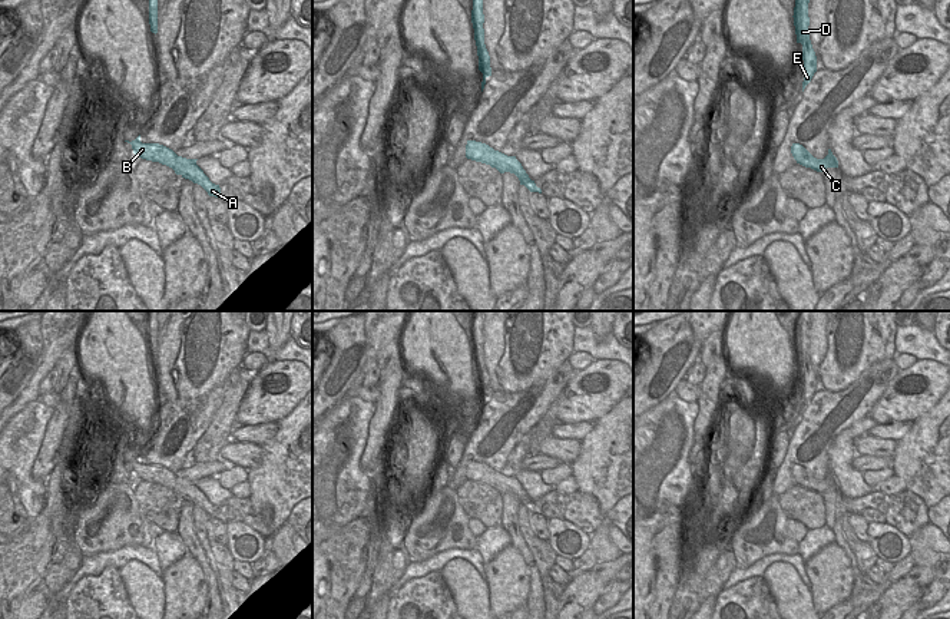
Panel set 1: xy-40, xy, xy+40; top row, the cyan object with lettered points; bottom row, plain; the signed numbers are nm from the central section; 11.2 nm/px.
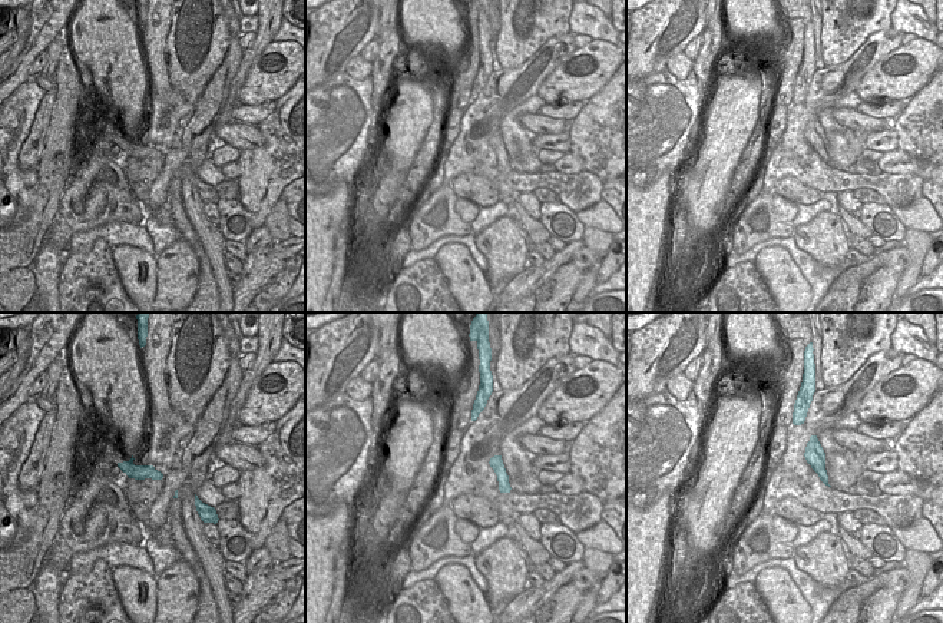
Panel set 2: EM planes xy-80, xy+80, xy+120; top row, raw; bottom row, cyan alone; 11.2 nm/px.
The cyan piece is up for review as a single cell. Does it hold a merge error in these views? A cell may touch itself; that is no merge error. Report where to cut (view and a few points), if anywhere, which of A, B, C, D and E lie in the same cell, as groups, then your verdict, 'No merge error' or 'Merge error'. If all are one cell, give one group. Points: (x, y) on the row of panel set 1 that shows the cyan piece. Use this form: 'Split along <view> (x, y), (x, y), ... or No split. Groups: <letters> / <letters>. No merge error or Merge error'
Split along xy+40 (824, 158), (830, 158), (837, 166). Groups: A B C / D E. Merge error.

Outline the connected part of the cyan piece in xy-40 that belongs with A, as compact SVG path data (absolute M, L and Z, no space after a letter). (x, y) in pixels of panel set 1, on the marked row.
M140 135L132 142L125 142L132 145L133 153L136 156L166 165L172 168L176 175L201 185L209 196L221 198L219 185L215 185L209 181L203 171L196 165L198 159L178 156L172 149L159 143L142 143Z

